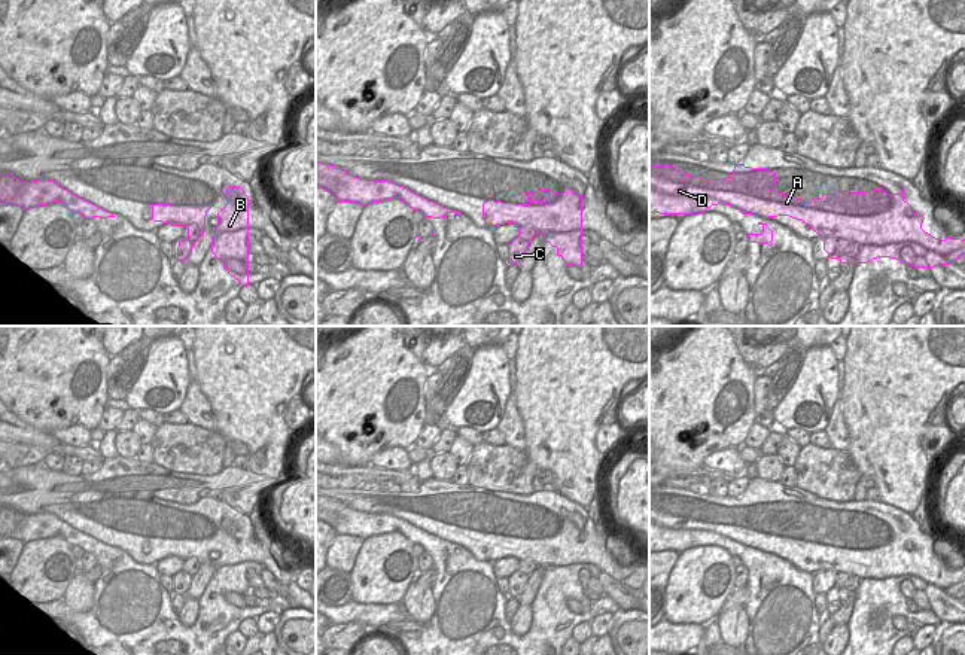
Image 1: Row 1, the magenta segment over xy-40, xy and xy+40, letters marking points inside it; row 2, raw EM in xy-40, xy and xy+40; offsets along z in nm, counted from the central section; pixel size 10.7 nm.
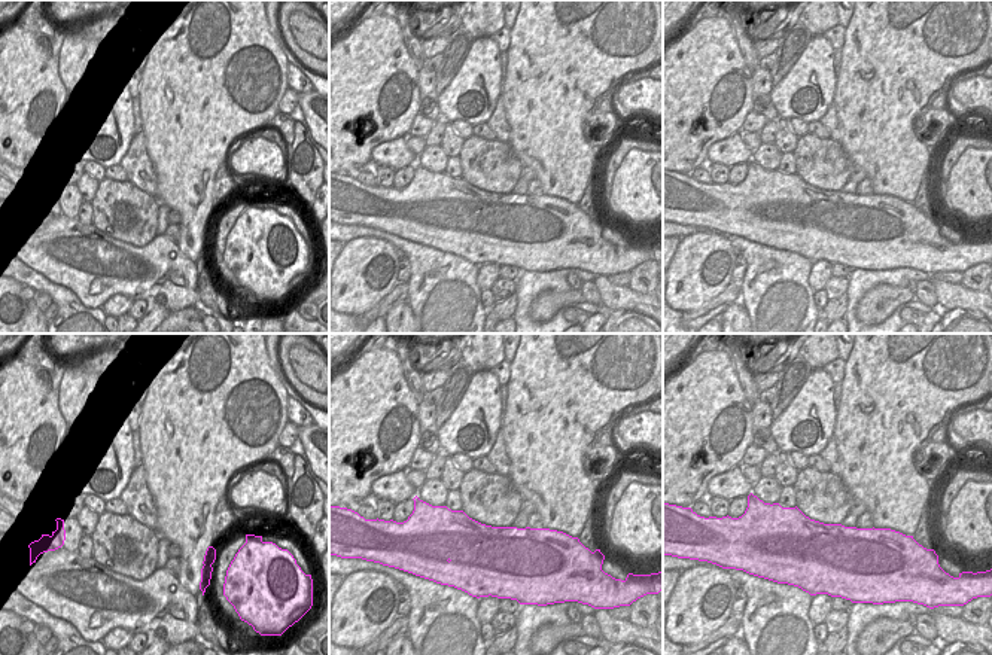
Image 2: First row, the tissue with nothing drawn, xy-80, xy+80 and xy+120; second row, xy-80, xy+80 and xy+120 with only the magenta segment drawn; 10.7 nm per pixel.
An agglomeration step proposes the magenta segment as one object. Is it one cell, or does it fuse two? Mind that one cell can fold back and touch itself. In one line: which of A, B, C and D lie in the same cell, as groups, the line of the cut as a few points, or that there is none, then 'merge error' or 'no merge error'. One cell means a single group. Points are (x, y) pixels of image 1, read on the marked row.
A C D / B; cut in xy along (581, 228), (572, 232), (547, 232), (544, 235); merge error

